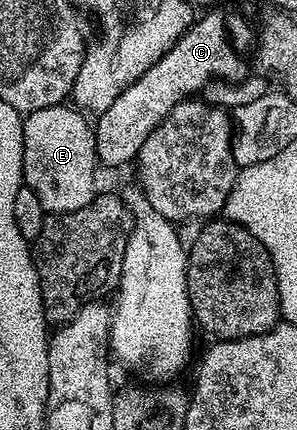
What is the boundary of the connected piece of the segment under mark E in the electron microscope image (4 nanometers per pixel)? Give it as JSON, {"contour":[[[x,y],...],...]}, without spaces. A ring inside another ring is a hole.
{"contour":[[[68,104],[48,106],[28,112],[23,118],[23,179],[37,196],[46,214],[62,215],[85,208],[96,198],[97,177],[95,175],[99,160],[95,149],[94,126],[78,108]]]}

